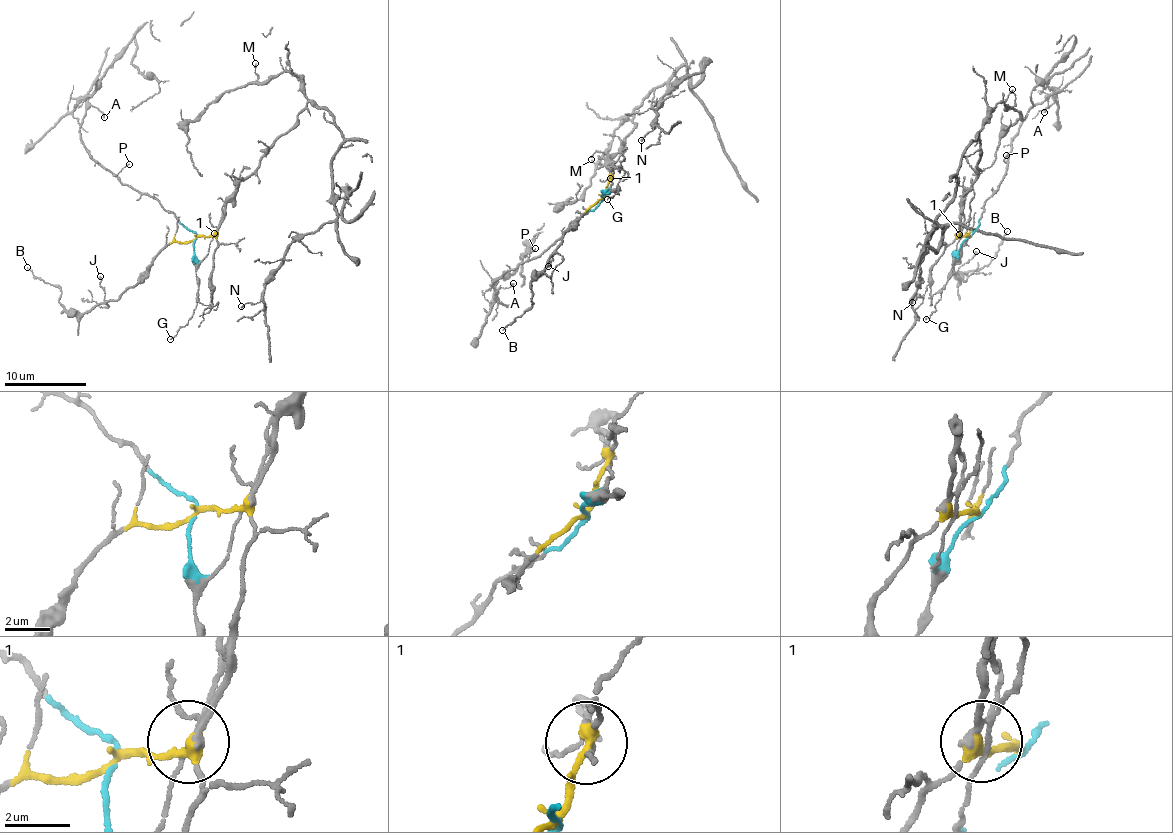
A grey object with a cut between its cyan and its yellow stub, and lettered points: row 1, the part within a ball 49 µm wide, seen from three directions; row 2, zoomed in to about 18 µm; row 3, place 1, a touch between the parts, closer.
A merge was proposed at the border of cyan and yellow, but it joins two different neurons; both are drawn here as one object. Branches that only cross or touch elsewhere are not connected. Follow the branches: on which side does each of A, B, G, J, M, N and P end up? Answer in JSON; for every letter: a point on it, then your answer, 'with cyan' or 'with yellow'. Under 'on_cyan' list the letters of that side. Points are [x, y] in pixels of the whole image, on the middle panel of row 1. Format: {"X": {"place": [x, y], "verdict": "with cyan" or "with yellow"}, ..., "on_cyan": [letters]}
{"A": {"place": [513, 283], "verdict": "with cyan"}, "B": {"place": [502, 330], "verdict": "with yellow"}, "G": {"place": [607, 199], "verdict": "with cyan"}, "J": {"place": [548, 266], "verdict": "with yellow"}, "M": {"place": [591, 159], "verdict": "with yellow"}, "N": {"place": [641, 140], "verdict": "with yellow"}, "P": {"place": [535, 248], "verdict": "with cyan"}, "on_cyan": ["A", "G", "P"]}

